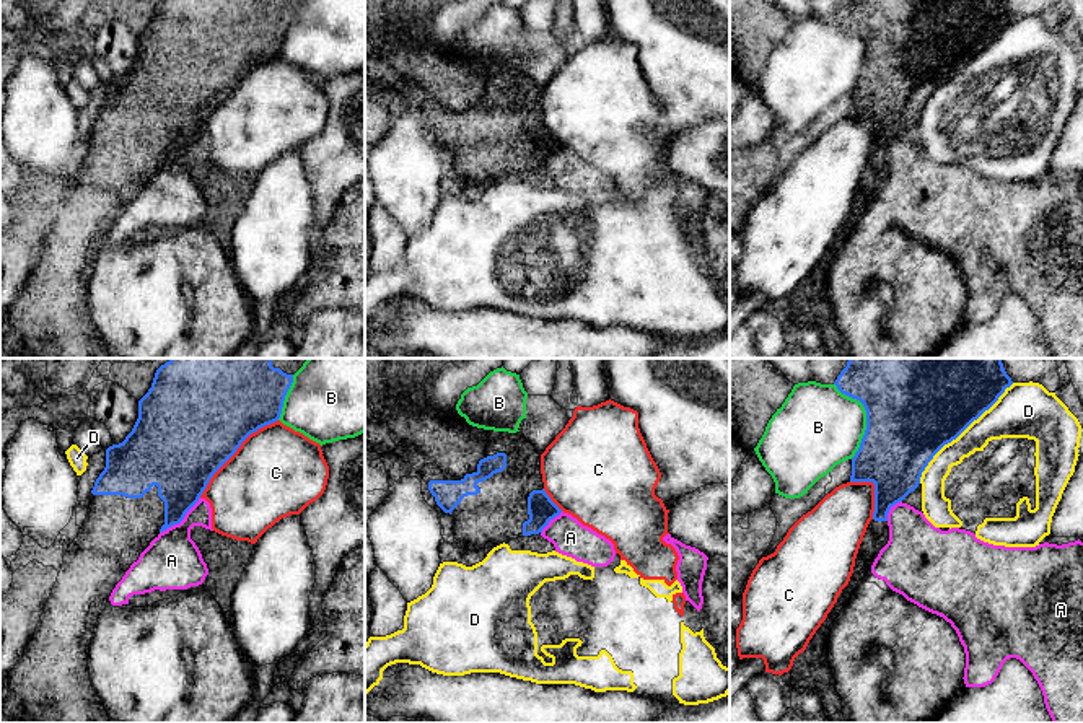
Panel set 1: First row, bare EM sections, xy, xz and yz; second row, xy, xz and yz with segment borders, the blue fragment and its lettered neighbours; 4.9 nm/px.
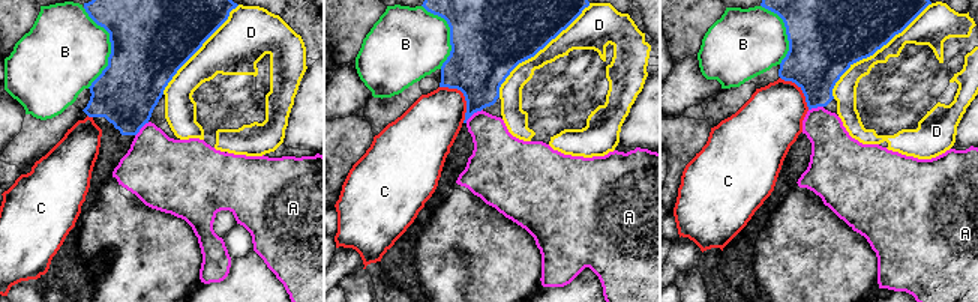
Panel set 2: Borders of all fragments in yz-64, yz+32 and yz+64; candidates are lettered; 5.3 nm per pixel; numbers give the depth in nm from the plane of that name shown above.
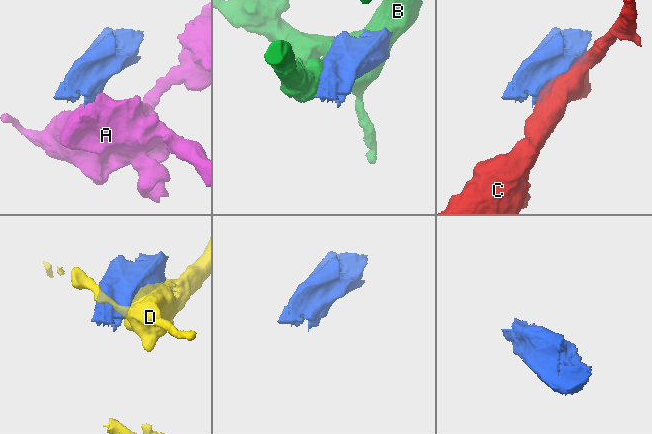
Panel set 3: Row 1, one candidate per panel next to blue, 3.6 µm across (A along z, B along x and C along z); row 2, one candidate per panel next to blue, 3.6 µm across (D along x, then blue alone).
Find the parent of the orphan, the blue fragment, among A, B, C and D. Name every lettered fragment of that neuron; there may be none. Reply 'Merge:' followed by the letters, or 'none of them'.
Merge: none of them

